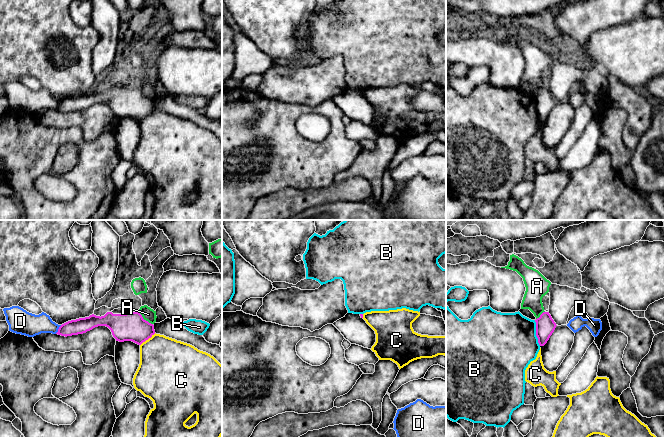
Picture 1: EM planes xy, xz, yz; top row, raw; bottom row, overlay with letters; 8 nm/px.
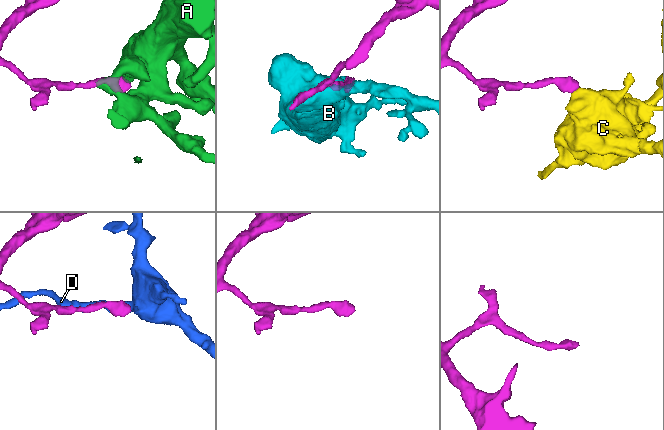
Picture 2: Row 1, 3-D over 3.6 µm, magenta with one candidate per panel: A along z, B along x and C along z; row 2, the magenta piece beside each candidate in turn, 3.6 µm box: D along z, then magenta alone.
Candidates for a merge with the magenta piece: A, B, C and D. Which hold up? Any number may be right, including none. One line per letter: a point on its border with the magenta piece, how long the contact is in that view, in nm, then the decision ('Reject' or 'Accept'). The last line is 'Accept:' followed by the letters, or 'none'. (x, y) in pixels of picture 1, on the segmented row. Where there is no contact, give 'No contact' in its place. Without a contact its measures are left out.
A: Touches magenta at xy (145, 320). Shared border 160 nm. Reject
B: Touches magenta at yz (536, 333). Shared border 220 nm. Reject
C: Touches magenta at xy (147, 339). Shared border 160 nm. Reject
D: Touches magenta at xy (58, 329). Shared border 90 nm. Reject
Accept: none

